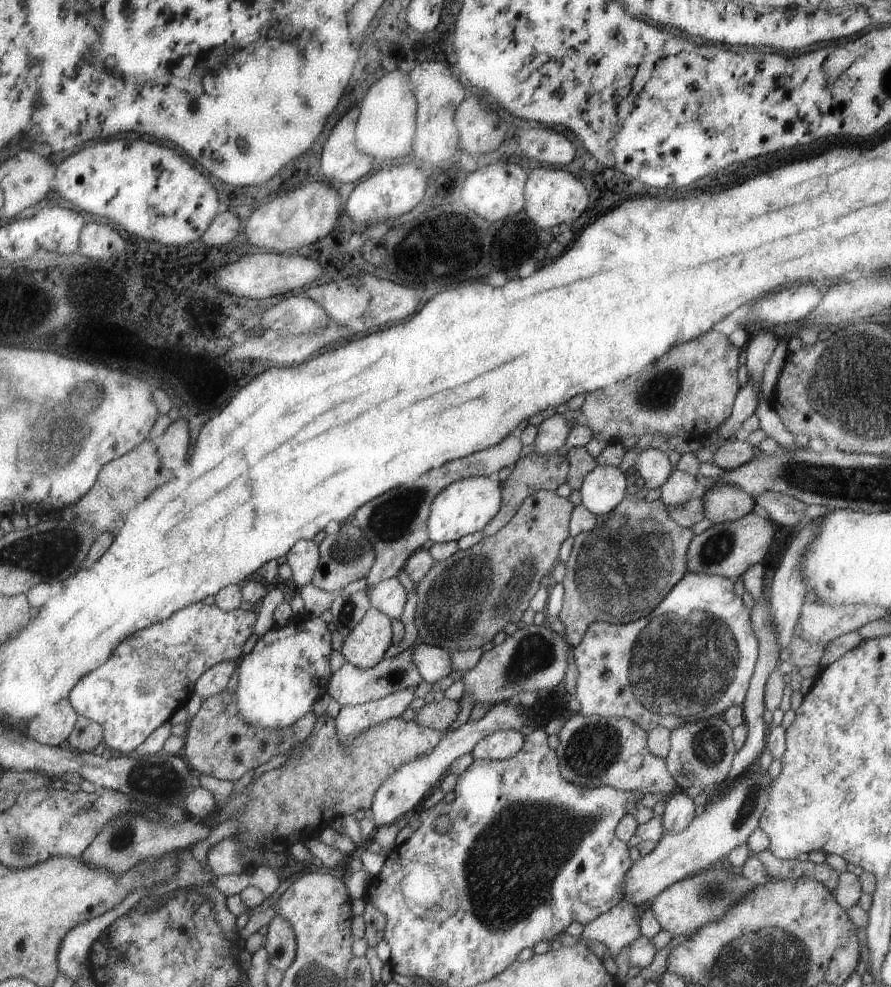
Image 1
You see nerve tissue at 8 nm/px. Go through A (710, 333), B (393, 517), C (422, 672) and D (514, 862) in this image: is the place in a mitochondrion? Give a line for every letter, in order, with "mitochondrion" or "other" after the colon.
A: other
B: mitochondrion
C: other
D: mitochondrion

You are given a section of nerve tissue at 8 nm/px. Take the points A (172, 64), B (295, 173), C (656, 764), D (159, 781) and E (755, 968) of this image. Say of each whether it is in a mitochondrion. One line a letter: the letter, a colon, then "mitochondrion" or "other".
A: other
B: other
C: other
D: mitochondrion
E: mitochondrion

